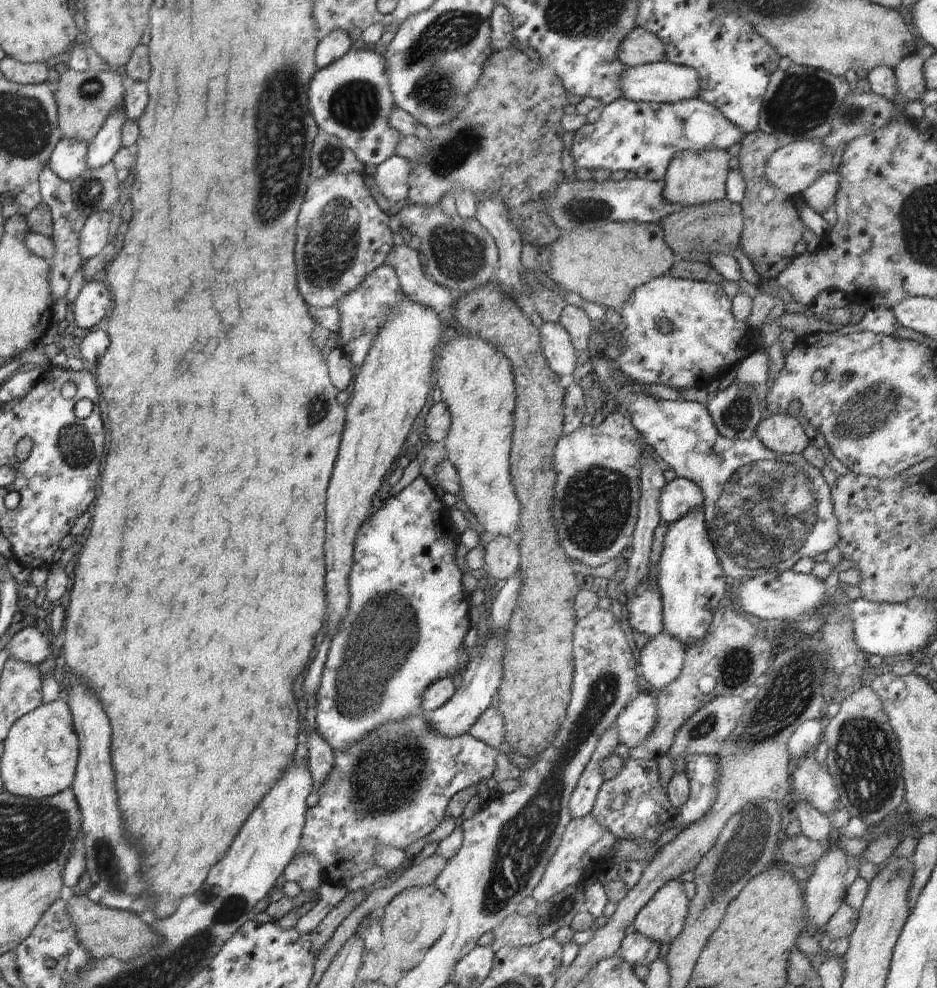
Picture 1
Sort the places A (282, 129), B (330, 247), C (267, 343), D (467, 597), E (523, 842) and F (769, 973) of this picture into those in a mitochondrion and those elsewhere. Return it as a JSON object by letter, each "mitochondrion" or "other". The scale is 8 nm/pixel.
{"A":"mitochondrion","B":"mitochondrion","C":"other","D":"other","E":"mitochondrion","F":"other"}

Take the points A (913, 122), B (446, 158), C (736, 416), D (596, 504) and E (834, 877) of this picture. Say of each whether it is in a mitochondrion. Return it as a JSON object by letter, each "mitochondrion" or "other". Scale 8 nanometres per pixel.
{"A":"other","B":"mitochondrion","C":"mitochondrion","D":"mitochondrion","E":"other"}

